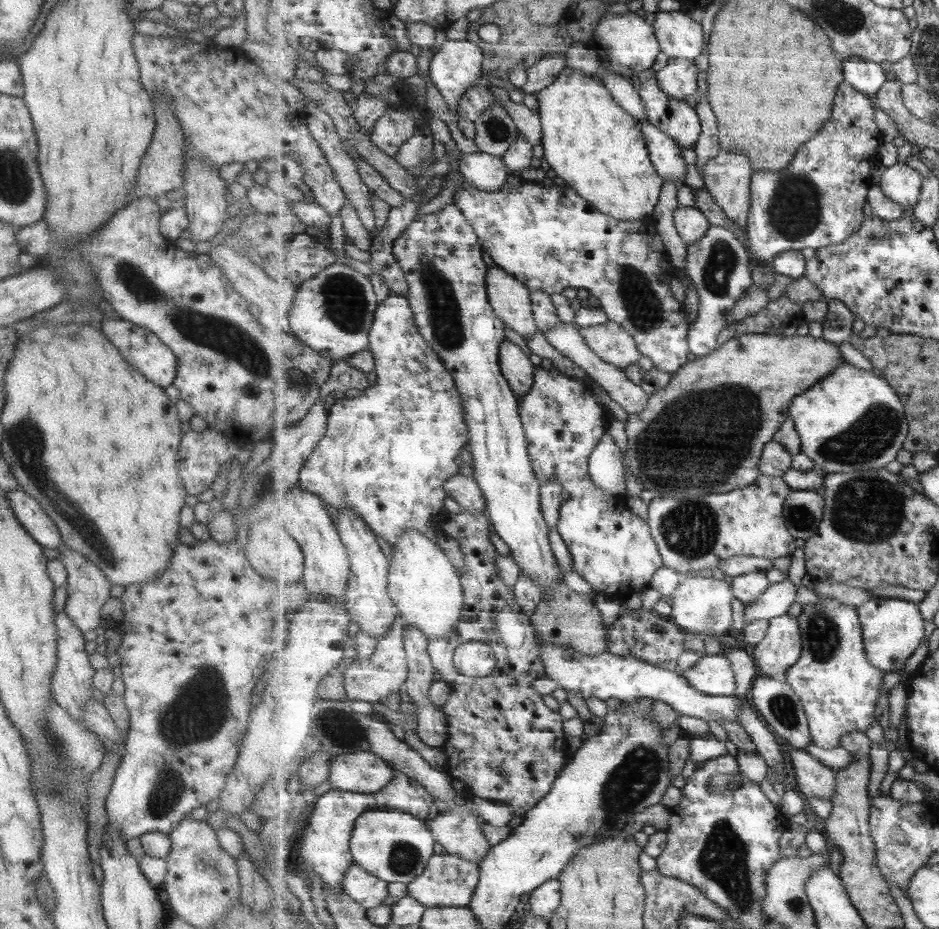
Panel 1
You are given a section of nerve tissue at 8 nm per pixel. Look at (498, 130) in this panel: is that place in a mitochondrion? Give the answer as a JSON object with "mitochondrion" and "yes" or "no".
{"mitochondrion":"yes"}

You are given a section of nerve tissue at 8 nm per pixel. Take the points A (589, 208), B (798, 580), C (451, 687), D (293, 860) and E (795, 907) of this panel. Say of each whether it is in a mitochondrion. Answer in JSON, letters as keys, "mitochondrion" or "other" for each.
{"A":"other","B":"other","C":"other","D":"other","E":"mitochondrion"}

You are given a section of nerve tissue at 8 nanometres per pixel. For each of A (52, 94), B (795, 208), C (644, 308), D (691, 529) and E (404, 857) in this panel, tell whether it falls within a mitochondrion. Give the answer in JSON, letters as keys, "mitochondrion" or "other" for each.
{"A":"other","B":"mitochondrion","C":"mitochondrion","D":"mitochondrion","E":"mitochondrion"}

